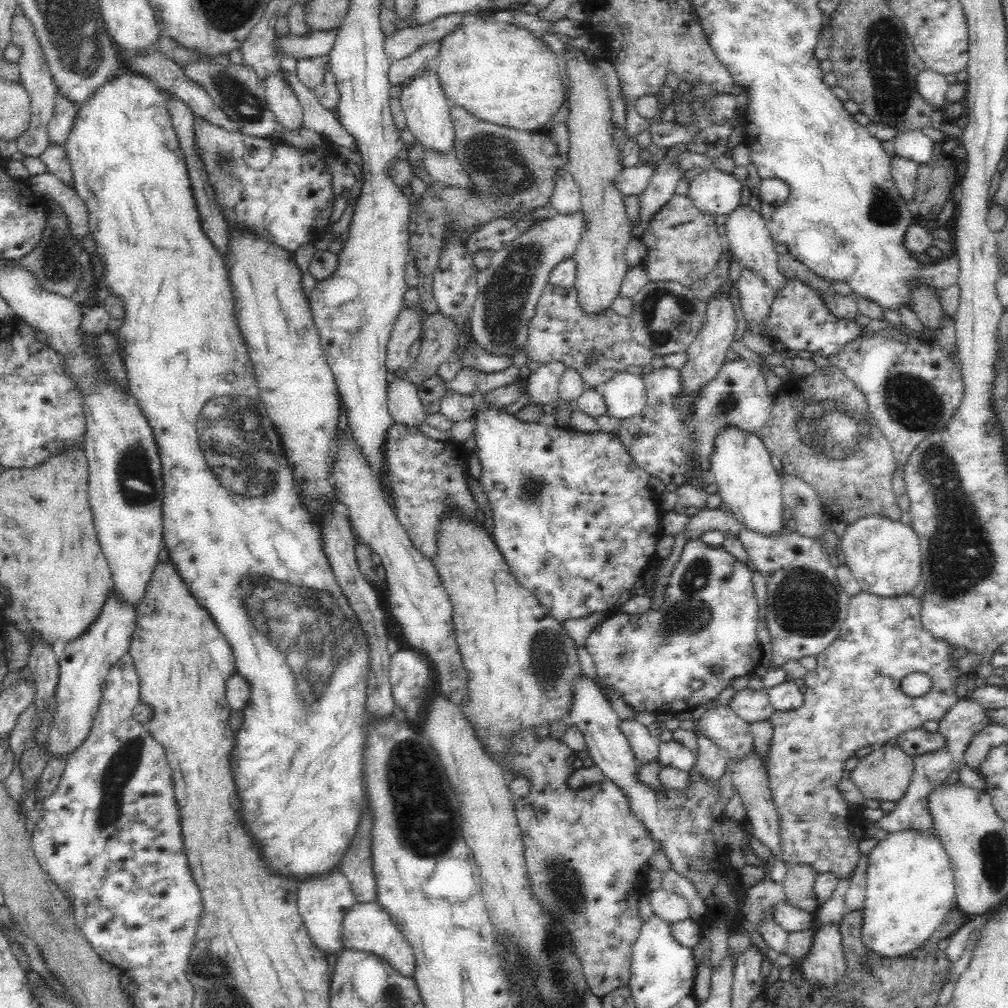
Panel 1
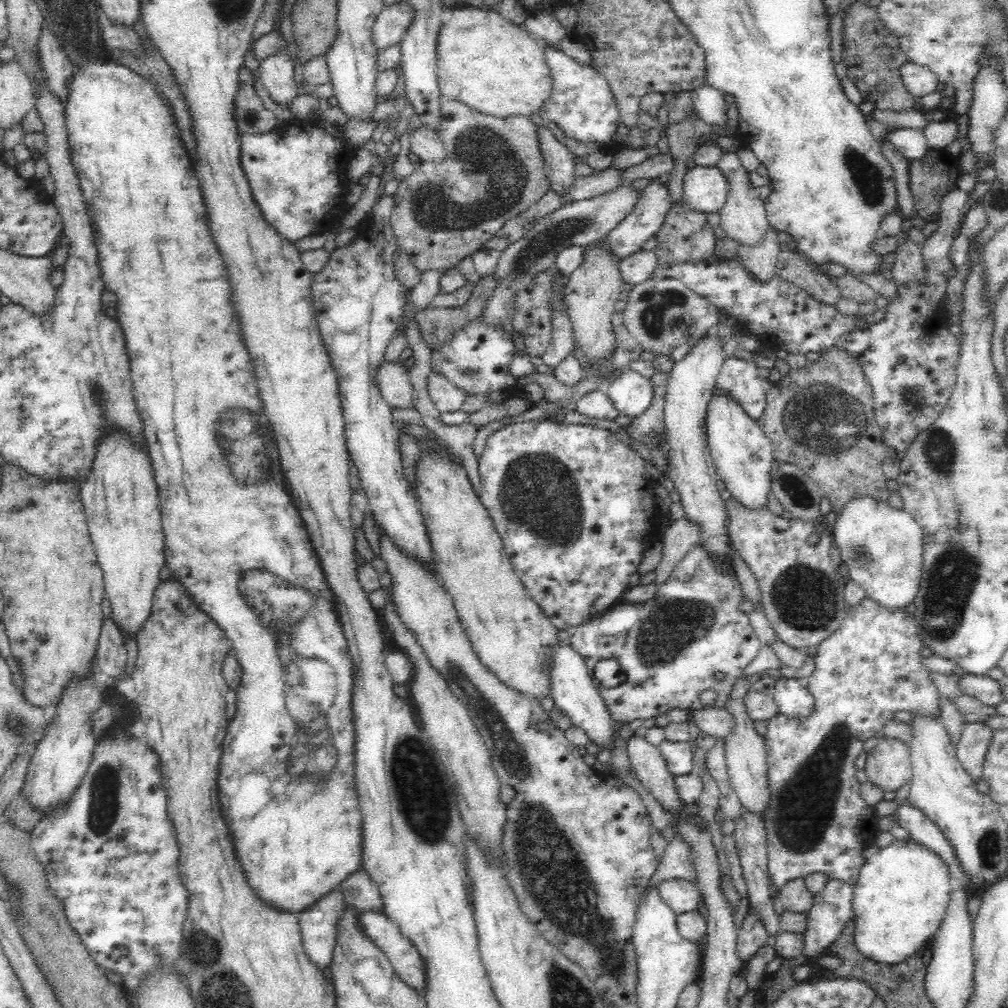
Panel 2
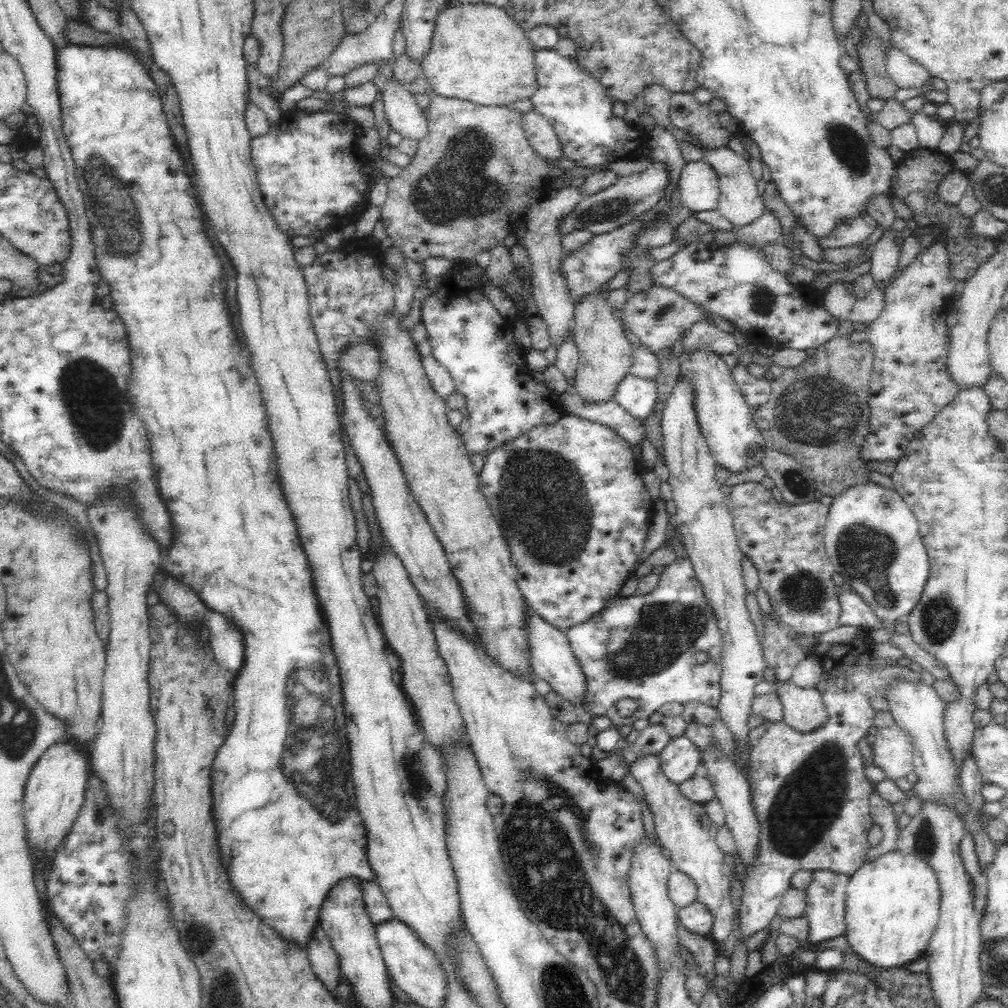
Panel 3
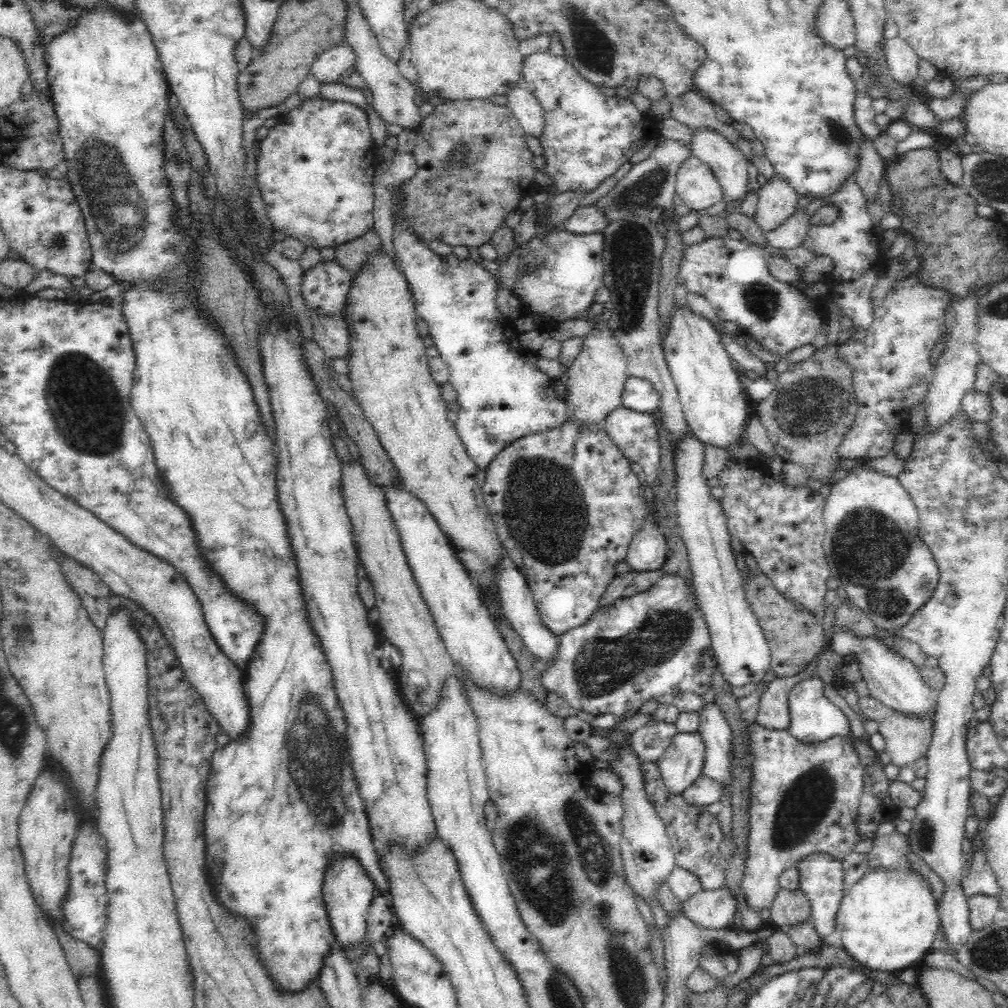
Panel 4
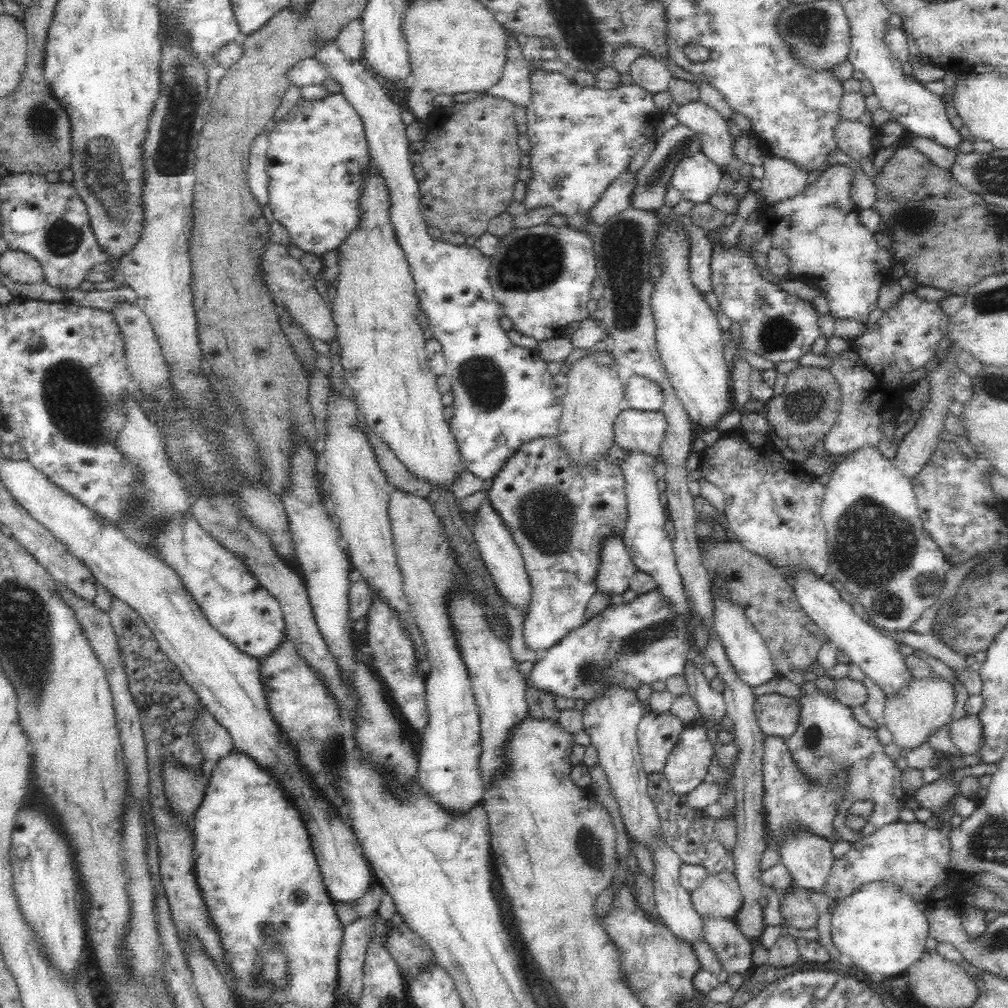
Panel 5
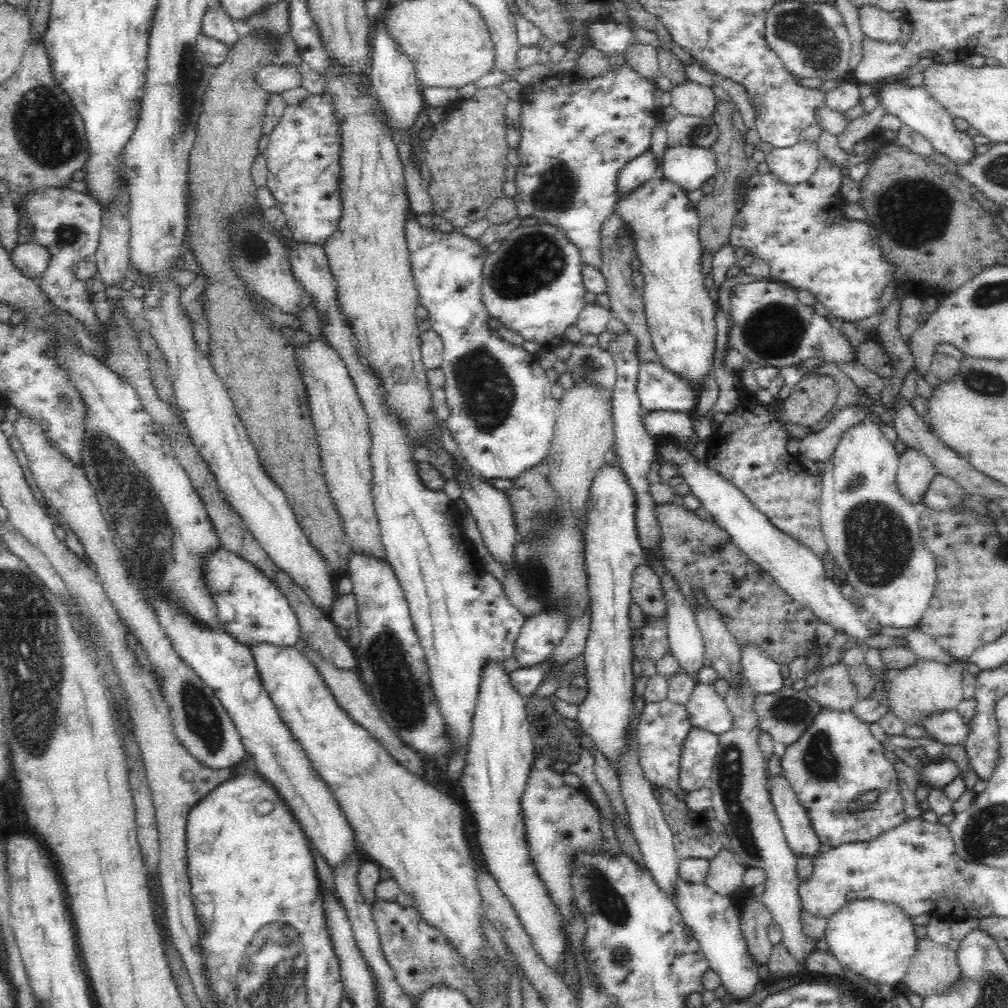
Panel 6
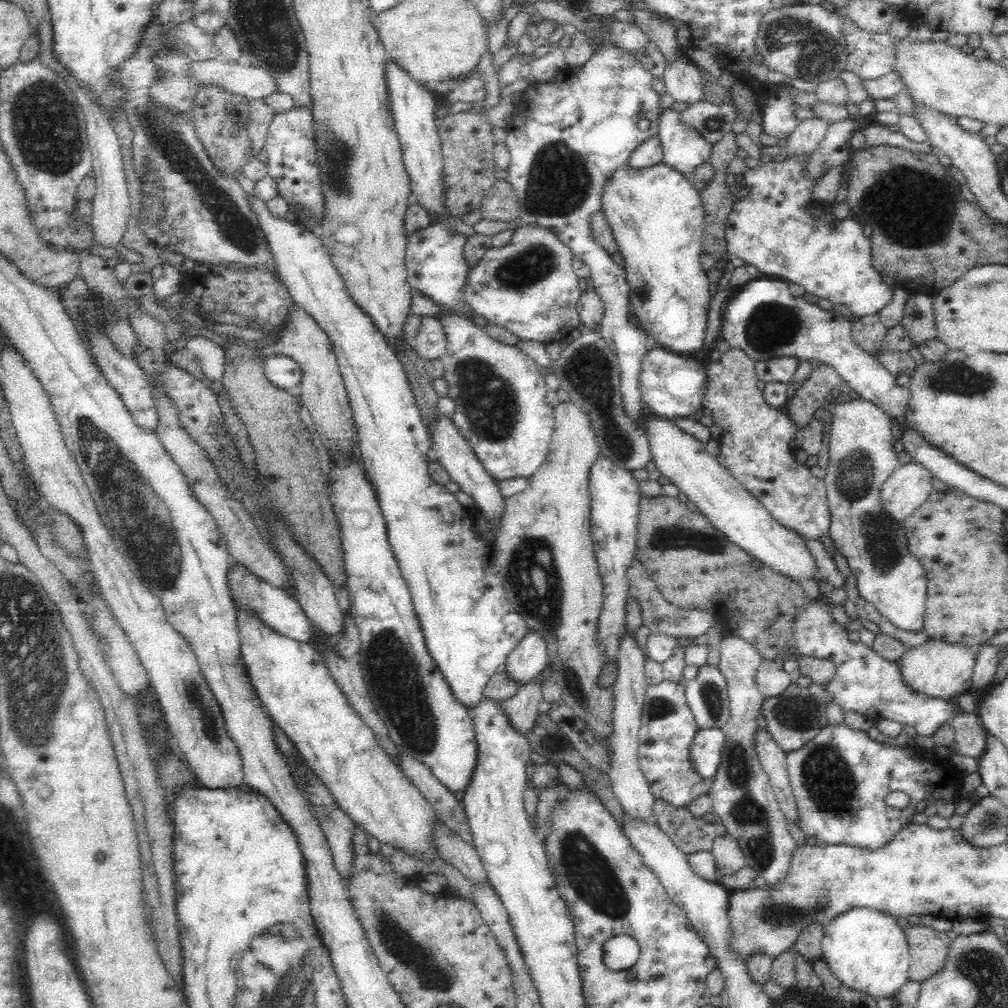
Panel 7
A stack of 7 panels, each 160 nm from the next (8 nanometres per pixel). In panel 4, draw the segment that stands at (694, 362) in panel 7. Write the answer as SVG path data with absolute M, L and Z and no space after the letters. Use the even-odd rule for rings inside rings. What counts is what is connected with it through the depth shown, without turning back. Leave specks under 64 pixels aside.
M629 376L624 384L622 406L634 412L654 414L660 406L660 393L646 379Z

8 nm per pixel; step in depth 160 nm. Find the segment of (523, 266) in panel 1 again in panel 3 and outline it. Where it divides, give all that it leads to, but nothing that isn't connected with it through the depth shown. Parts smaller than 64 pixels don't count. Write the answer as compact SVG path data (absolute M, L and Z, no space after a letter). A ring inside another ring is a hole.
M660 161L650 163L648 169L643 172L620 177L616 184L611 184L596 194L584 196L576 208L560 220L558 224L560 238L578 230L586 230L593 235L604 234L623 224L628 224L630 220L641 216L646 210L650 210L652 206L660 202L660 199L665 196L666 184L668 184L668 173L664 169L664 163Z

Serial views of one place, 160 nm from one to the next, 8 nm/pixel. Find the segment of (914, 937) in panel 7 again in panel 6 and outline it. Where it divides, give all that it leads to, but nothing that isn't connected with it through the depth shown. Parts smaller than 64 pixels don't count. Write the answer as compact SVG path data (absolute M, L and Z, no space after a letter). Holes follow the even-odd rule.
M927 936L917 942L916 954L900 986L908 987L924 1000L927 996L951 989L960 979L957 953L948 945L936 943Z

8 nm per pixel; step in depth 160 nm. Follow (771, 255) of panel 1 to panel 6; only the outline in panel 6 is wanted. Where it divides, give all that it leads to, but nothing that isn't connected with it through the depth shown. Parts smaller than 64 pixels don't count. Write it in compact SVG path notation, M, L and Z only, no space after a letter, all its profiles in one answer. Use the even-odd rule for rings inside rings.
M686 80L673 85L671 104L681 115L712 117L717 103L712 89L694 81Z

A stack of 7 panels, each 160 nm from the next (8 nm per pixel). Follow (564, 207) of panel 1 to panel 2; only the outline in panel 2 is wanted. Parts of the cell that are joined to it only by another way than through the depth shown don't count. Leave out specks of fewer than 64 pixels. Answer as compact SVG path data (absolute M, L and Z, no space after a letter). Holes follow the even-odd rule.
M544 126L537 127L539 147L543 152L544 168L550 181L550 189L562 196L577 179L574 175L574 155L556 136Z

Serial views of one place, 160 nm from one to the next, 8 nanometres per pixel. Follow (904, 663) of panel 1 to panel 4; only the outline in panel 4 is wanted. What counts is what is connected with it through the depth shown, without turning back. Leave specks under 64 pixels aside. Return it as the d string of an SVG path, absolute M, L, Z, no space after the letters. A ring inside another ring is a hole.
M752 723L748 726L746 733L749 739L749 753L752 759L752 775L751 788L749 795L749 839L747 842L747 856L744 866L744 876L741 883L744 889L746 905L760 912L763 909L770 909L778 892L780 892L780 876L787 868L795 867L805 856L808 855L832 855L840 864L844 858L850 853L855 852L853 848L857 843L862 841L862 837L858 833L858 818L860 818L860 799L864 794L864 766L860 761L858 750L854 749L854 743L850 738L845 736L832 736L828 740L822 740L817 744L800 743L800 741L792 736L792 733L787 729L776 730L775 728L764 728L758 723Z

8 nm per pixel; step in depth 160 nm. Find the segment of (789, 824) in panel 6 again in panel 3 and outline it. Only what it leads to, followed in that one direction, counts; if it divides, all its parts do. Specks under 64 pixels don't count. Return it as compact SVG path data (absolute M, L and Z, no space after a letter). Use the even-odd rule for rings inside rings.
M817 870L808 886L804 915L808 919L809 934L806 944L824 942L845 934L846 890L849 877L843 874Z

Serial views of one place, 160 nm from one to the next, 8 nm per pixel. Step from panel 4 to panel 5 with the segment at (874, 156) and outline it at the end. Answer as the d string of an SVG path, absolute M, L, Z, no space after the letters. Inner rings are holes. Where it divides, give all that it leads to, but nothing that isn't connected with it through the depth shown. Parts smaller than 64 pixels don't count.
M842 119L836 125L835 137L839 150L854 159L858 165L866 157L872 160L874 134L868 125L860 121Z

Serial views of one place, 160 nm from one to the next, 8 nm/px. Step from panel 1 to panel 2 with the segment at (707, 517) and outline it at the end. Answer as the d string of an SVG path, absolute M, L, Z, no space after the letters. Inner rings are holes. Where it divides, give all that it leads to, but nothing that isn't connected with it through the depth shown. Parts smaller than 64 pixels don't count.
M686 517L674 519L671 525L661 533L659 539L664 545L663 556L660 564L656 567L654 583L658 587L672 574L674 567L684 554L694 546L700 545L699 524L688 520Z

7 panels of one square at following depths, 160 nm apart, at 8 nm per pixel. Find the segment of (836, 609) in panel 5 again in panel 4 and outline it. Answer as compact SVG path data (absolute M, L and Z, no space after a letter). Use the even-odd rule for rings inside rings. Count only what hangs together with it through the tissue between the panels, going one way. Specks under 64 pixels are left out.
M836 631L831 636L831 645L837 655L860 661L860 670L869 694L893 712L908 717L923 717L936 708L938 695L923 681L919 669L909 659L884 647L880 634L858 636L852 631Z

